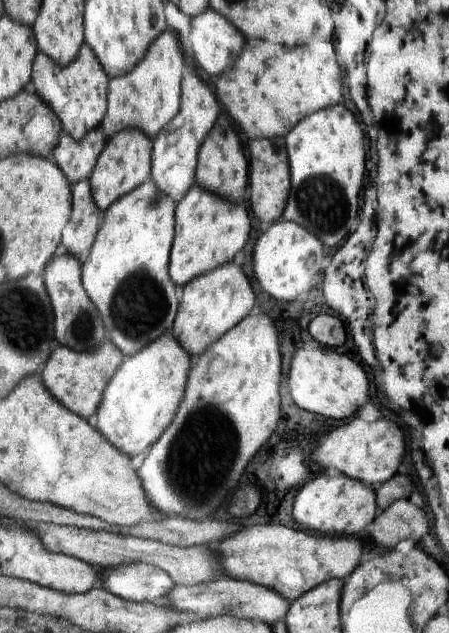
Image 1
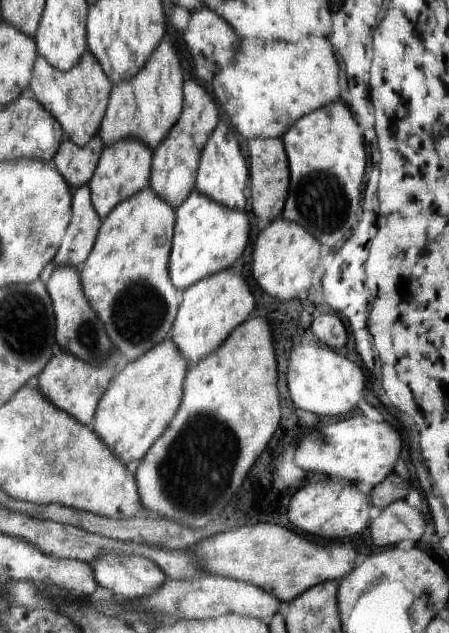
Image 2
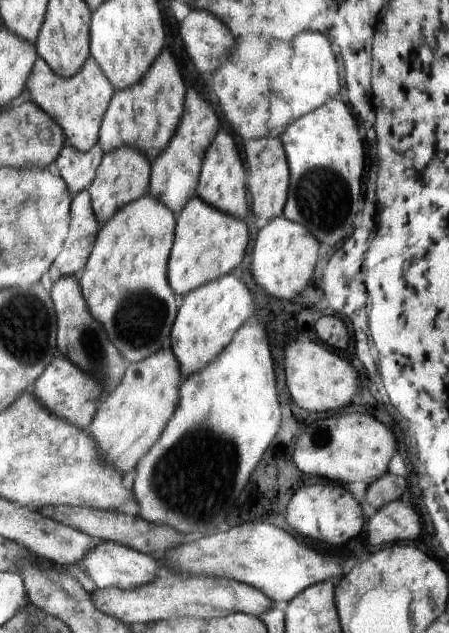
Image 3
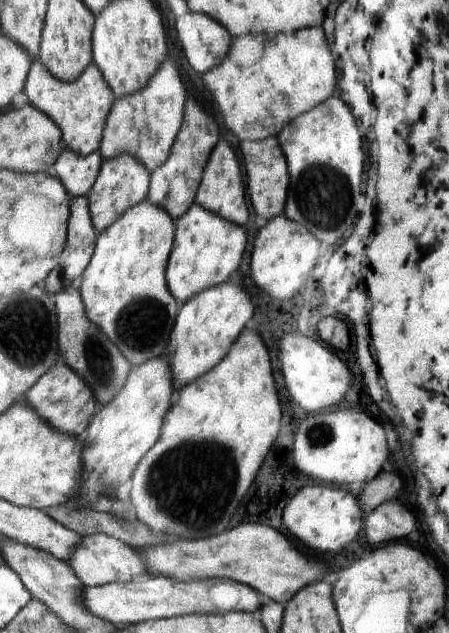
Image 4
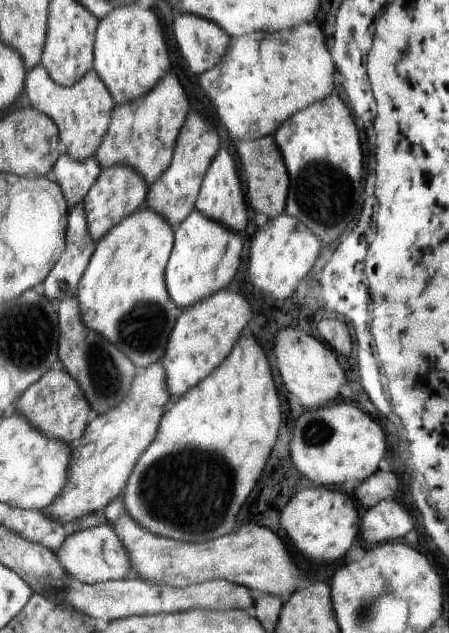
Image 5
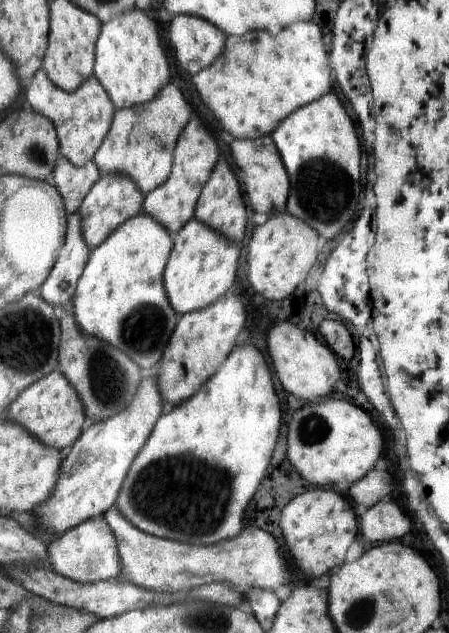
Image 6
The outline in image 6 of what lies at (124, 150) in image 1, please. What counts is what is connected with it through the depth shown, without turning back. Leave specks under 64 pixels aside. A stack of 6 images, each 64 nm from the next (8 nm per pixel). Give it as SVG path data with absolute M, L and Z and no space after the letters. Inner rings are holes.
M108 174L100 176L98 182L92 186L92 190L86 194L86 198L78 208L82 238L90 250L98 248L128 218L132 218L143 212L145 196L138 190L132 178L122 174Z

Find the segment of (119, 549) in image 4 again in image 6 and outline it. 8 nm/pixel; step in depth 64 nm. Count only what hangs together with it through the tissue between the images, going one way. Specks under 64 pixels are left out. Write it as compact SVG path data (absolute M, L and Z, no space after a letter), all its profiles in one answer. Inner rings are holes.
M102 516L92 517L58 535L46 545L46 554L50 558L50 567L56 574L76 582L92 584L121 577L122 562L118 556L118 543Z

